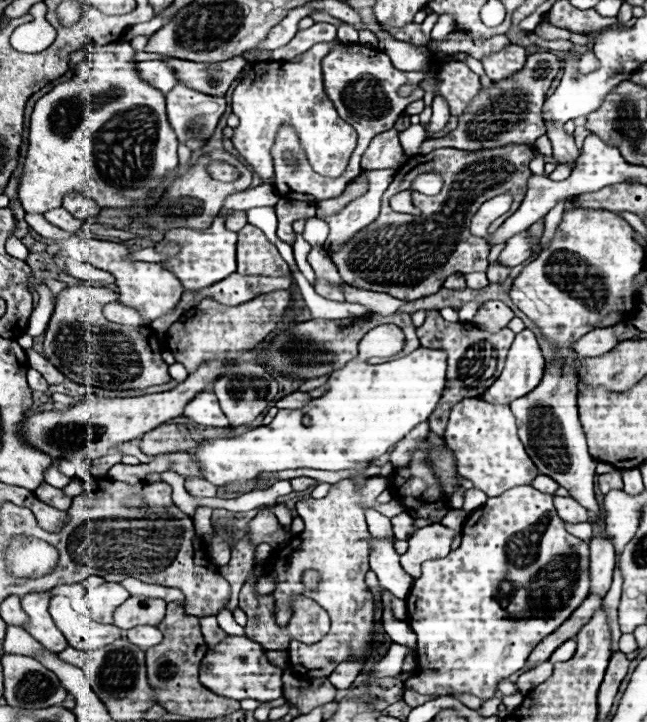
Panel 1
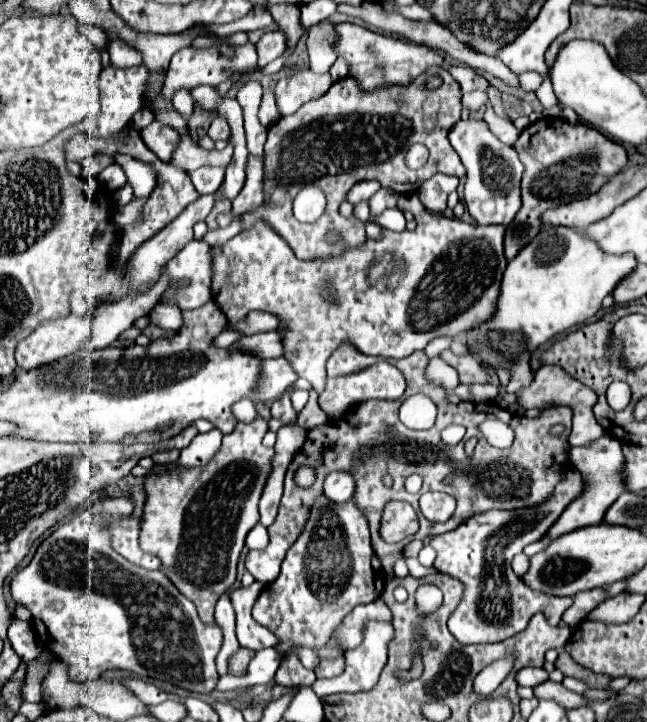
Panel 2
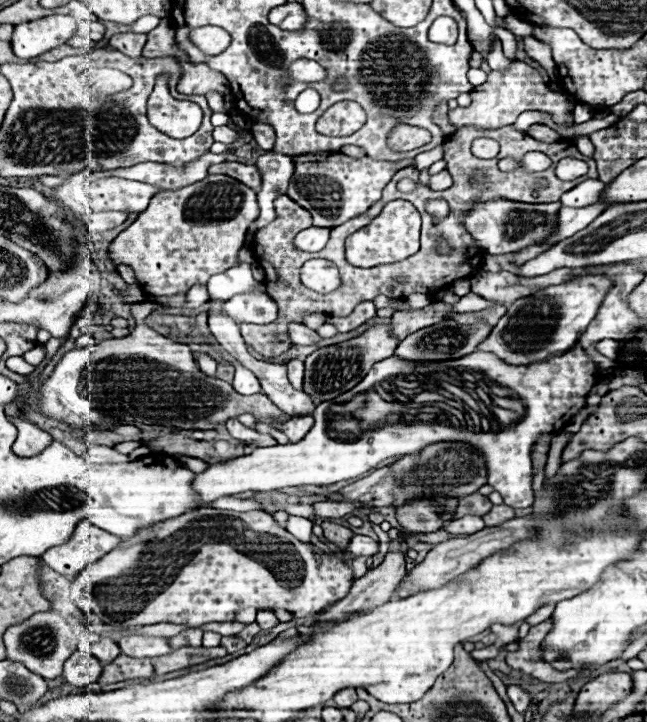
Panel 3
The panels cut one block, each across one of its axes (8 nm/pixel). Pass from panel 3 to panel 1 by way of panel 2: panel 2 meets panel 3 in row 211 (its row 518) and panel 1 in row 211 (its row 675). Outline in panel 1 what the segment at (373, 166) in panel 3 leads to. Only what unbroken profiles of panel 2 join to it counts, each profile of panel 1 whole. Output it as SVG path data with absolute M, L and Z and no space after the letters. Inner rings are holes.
M282 198L276 204L276 216L278 216L278 230L276 236L286 242L286 244L294 244L296 242L296 232L292 230L292 222L300 220L300 218L310 218L314 216L316 206L314 204L306 204L306 202L296 202L296 200L286 200Z

